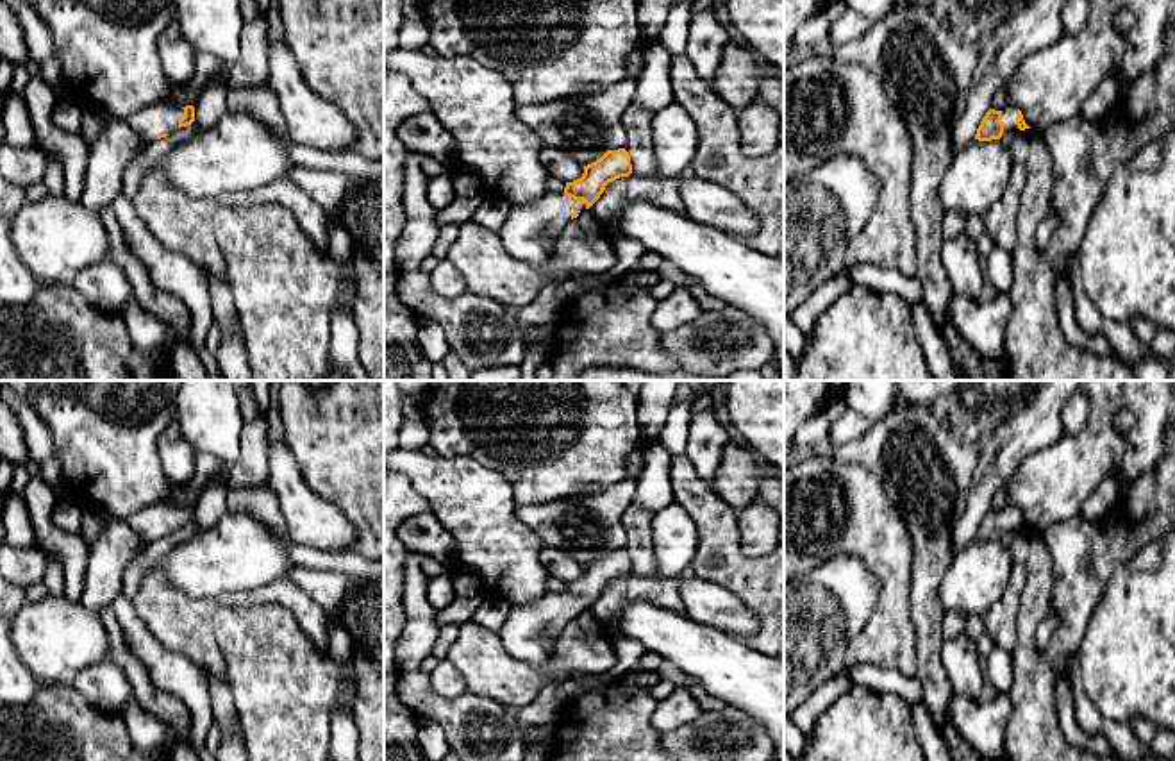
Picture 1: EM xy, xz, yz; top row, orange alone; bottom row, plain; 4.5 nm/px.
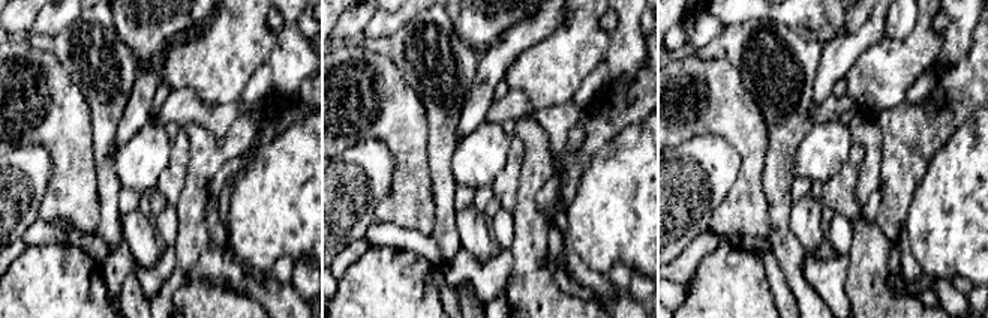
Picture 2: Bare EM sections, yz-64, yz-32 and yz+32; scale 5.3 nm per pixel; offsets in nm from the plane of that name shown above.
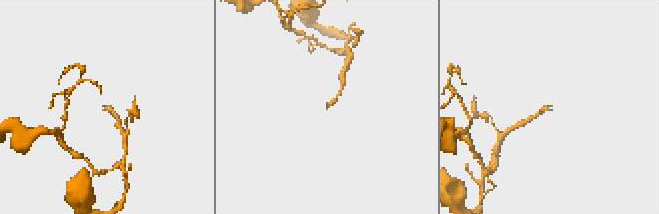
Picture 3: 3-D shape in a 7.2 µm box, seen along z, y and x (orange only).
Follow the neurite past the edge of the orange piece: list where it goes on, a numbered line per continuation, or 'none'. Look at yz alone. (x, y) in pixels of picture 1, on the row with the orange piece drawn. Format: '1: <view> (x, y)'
1: yz (1009, 111)

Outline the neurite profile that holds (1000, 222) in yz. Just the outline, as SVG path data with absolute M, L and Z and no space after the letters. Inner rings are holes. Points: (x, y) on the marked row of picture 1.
M1014 161L1004 195L982 214L984 234L1007 252L1018 245L1018 218L1027 179L1025 166Z

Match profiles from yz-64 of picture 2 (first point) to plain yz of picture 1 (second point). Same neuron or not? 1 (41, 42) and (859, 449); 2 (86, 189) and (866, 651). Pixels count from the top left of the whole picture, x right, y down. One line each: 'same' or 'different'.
1: same
2: same

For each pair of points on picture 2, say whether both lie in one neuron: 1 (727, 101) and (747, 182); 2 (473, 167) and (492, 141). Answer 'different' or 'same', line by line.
1: same
2: same

